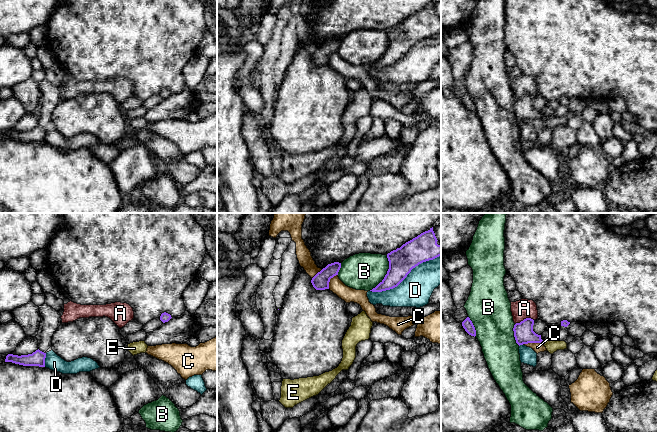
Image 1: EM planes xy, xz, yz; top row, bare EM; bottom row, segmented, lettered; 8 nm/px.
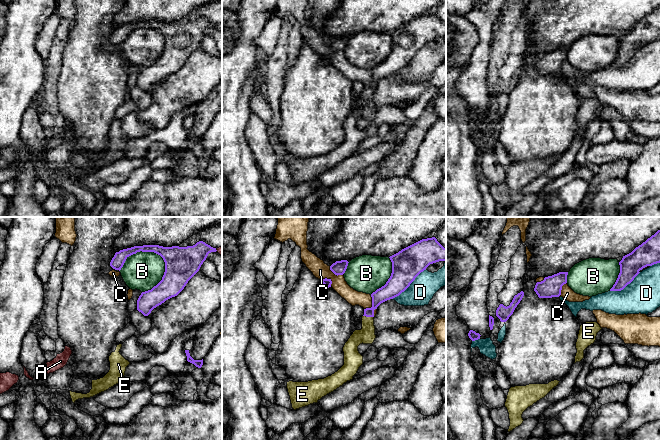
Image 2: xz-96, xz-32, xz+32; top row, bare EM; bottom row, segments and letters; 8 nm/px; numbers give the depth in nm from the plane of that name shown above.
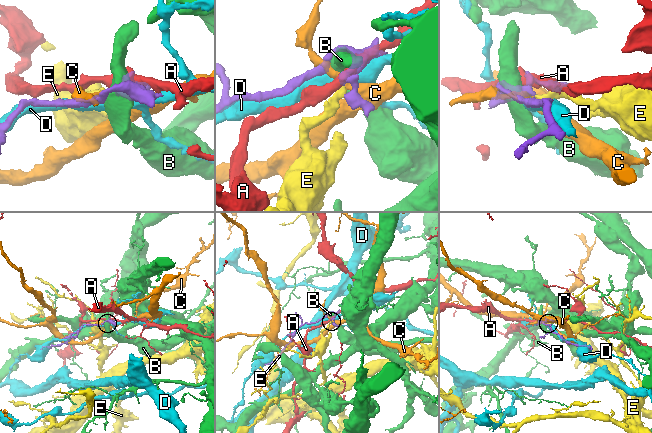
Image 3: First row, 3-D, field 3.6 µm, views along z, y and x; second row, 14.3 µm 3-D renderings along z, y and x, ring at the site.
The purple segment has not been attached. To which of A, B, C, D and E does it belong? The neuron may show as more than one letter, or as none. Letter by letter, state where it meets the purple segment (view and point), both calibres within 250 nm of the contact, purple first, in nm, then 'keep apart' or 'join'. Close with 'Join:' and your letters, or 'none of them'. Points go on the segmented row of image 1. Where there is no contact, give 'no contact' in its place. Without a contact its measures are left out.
A: yz (524, 319) | 160/160 nm | keep apart
B: xz (386, 274) | 200/300 nm | keep apart
C: yz (531, 342) | 160/80 nm | keep apart
D: xz (405, 277) | 200/260 nm | keep apart
E: yz (541, 341) | 160/100 nm | join
Join: E

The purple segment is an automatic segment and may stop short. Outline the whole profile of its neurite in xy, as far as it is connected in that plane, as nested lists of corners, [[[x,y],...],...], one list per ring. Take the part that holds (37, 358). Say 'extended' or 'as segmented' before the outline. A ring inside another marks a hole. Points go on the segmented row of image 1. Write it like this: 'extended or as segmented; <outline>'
as segmented; [[[39,349],[28,355],[13,355],[8,354],[6,356],[5,362],[12,362],[15,364],[23,366],[39,366],[45,367],[46,353],[40,351]]]

